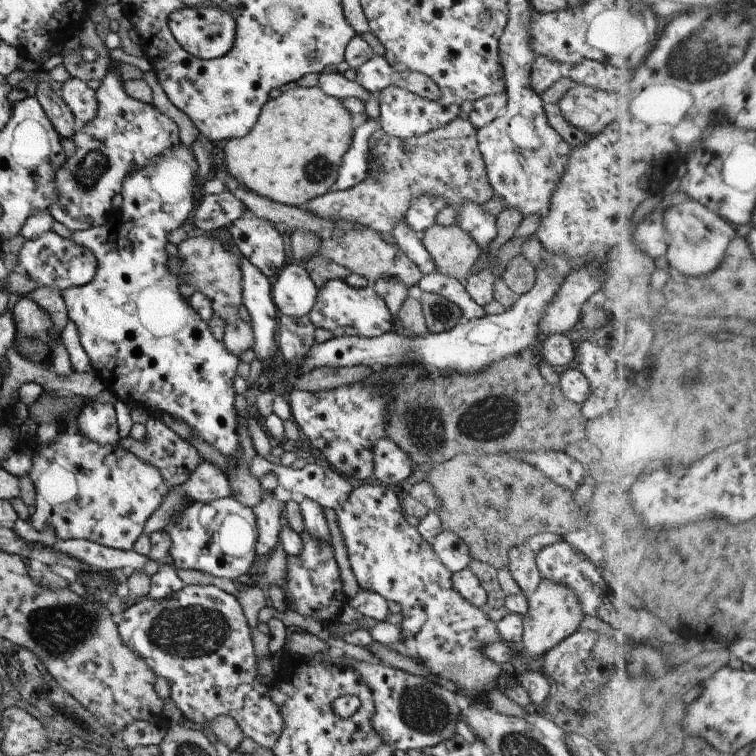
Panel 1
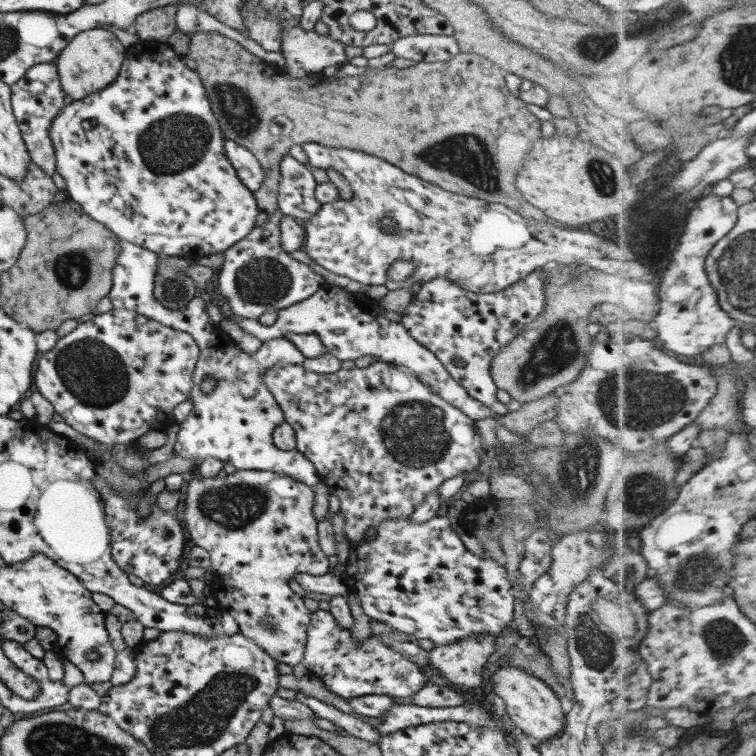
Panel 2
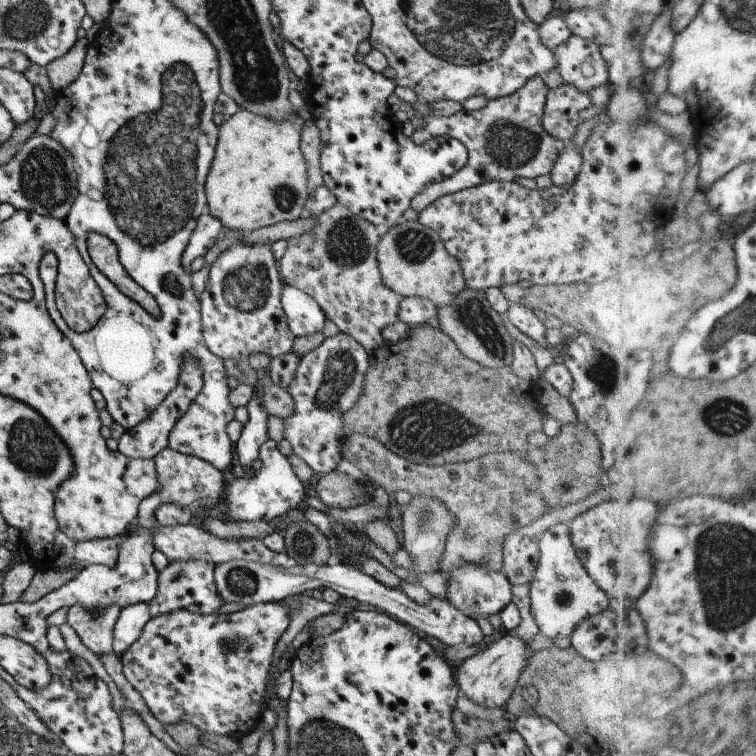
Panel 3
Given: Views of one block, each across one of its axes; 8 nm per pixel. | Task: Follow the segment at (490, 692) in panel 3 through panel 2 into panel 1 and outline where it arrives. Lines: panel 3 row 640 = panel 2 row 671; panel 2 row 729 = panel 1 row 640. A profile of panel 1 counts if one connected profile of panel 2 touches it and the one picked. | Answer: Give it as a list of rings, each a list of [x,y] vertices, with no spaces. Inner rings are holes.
[[[542,579],[532,593],[526,594],[526,598],[527,612],[523,615],[523,632],[520,643],[515,646],[518,655],[526,660],[542,657],[550,648],[574,634],[586,616],[574,590],[556,582]]]

